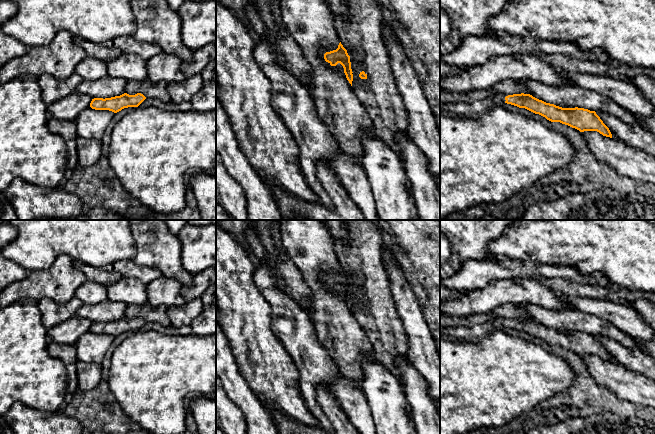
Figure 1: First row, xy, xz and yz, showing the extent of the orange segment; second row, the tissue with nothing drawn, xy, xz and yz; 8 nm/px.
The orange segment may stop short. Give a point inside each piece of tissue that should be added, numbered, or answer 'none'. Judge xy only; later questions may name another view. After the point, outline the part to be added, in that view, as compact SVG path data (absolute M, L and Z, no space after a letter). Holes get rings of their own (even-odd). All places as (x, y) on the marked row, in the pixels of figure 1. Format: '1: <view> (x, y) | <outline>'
none

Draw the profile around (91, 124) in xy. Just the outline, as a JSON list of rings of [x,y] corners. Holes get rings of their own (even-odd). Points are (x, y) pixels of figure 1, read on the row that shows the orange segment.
[[[88,107],[74,121],[77,135],[87,139],[101,140],[114,114],[109,110],[95,110]]]

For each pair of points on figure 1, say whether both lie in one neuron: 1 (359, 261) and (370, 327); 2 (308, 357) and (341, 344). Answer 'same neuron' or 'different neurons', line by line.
1: same neuron
2: different neurons

